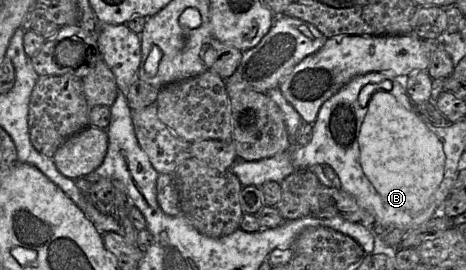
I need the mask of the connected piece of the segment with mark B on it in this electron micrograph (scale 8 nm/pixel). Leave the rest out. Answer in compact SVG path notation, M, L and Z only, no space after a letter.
M370 72L357 76L323 103L313 124L310 142L304 146L293 146L292 162L296 169L310 169L317 164L330 165L339 177L341 188L352 195L358 205L370 215L370 220L376 225L376 228L416 229L431 220L438 212L438 207L442 202L436 199L436 192L441 186L445 168L445 153L441 141L417 115L423 116L424 114L417 109L396 77L381 72Z

